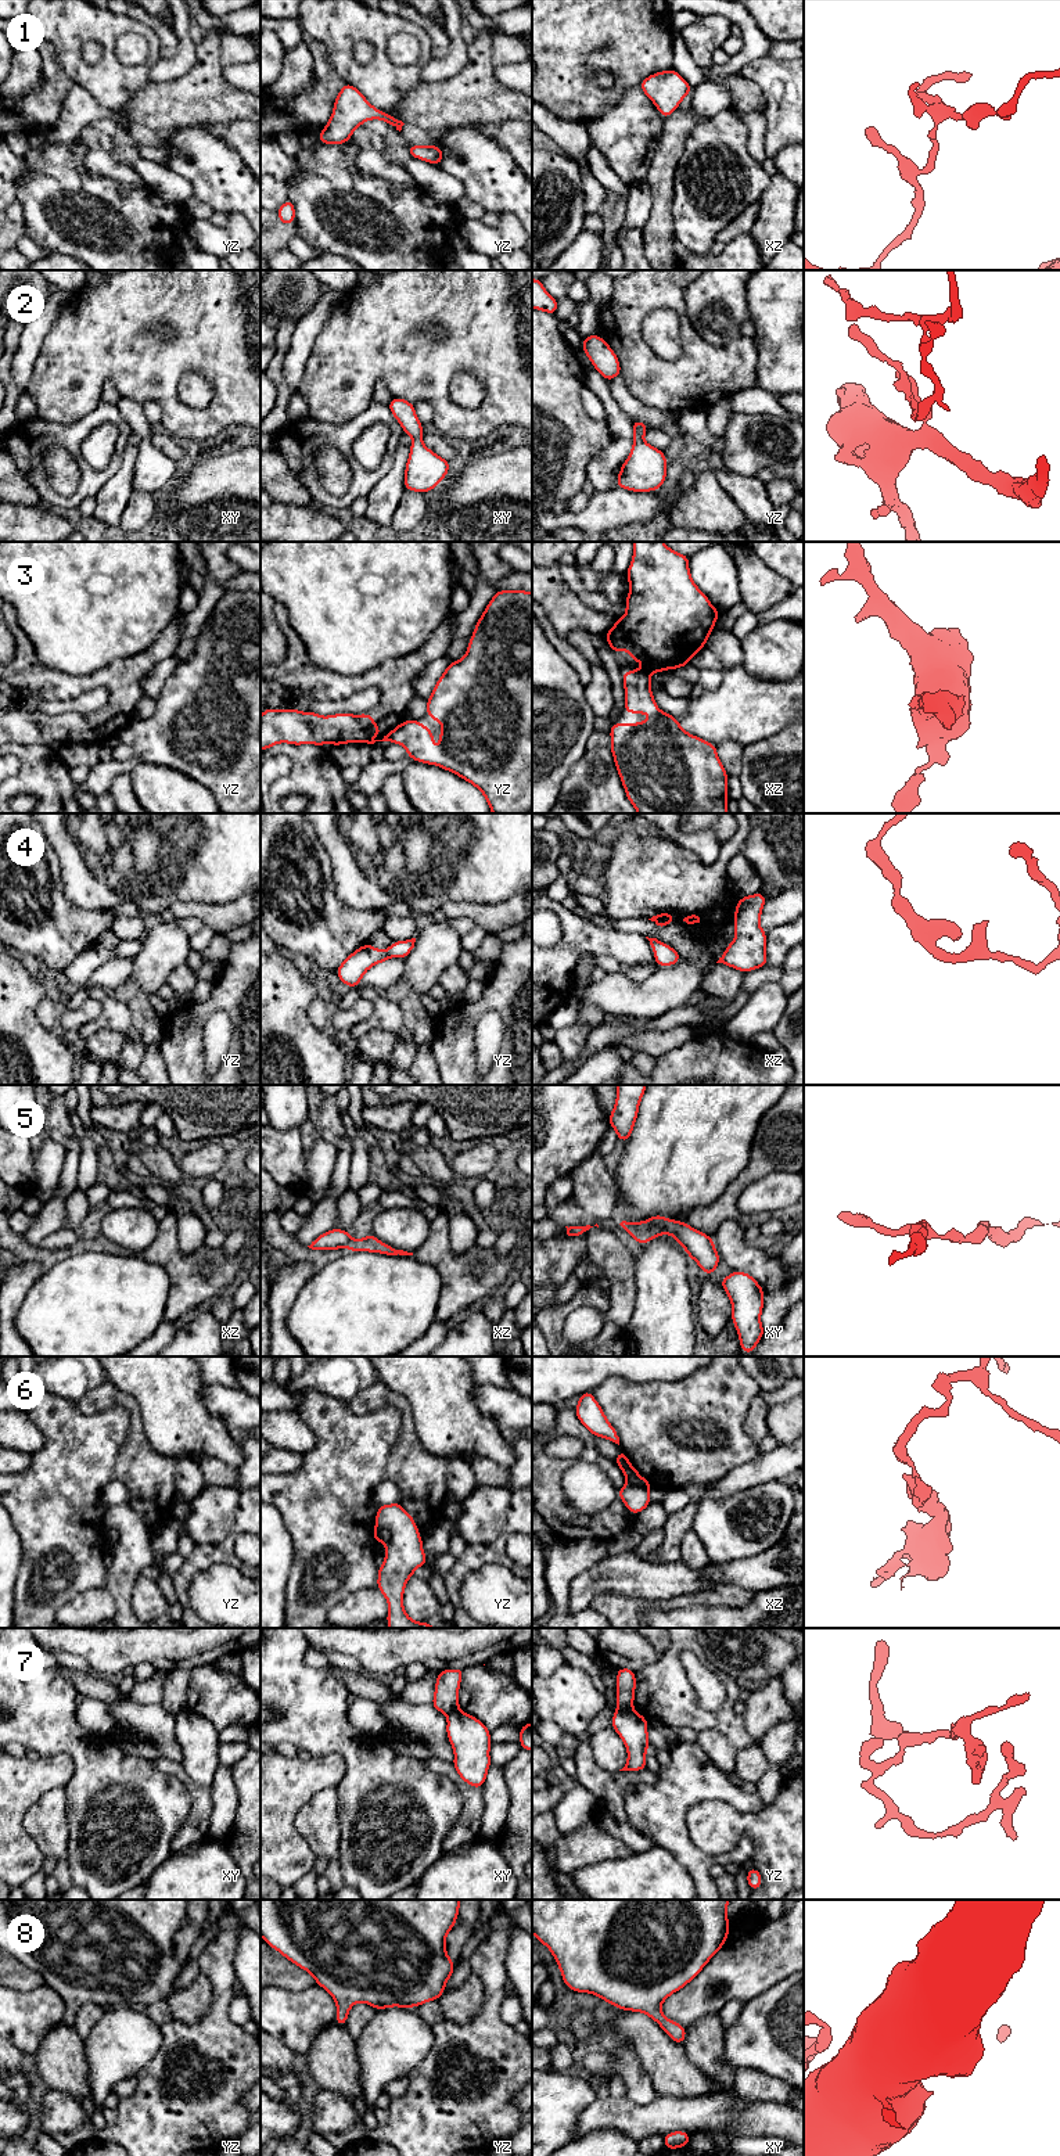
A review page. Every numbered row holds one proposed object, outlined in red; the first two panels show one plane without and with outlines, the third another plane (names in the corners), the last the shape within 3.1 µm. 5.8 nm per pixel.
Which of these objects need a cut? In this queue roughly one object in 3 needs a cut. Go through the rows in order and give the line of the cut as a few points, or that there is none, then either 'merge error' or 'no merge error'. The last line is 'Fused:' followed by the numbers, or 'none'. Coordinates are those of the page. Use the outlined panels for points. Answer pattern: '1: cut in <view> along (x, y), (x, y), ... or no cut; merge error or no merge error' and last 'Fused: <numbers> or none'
1: no cut; no merge error
2: no cut; no merge error
3: cut in xz along (638, 669), (649, 676); merge error
4: no cut; no merge error
5: no cut; no merge error
6: cut in xz along (626, 1479), (650, 1486); merge error
7: cut in yz along (617, 1709), (631, 1710); merge error
8: no cut; no merge error
Fused: 3, 6, 7

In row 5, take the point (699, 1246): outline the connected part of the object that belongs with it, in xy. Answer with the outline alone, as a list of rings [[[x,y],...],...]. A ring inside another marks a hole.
[[[653,1215],[647,1221],[619,1223],[640,1246],[651,1239],[669,1233],[686,1250],[689,1258],[693,1258],[703,1273],[712,1275],[719,1264],[719,1254],[714,1246],[712,1237],[696,1230],[686,1222],[668,1219],[662,1215]]]

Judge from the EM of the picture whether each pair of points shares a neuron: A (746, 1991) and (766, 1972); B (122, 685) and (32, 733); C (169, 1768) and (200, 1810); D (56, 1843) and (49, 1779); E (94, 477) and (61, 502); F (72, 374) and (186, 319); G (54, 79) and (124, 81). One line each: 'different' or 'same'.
A: same
B: same
C: same
D: different
E: same
F: same
G: different

